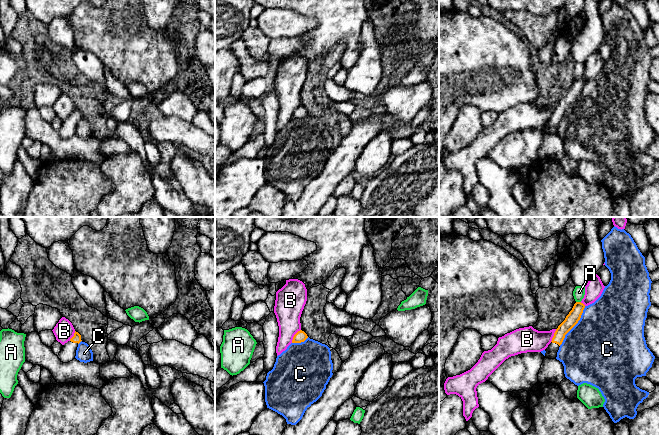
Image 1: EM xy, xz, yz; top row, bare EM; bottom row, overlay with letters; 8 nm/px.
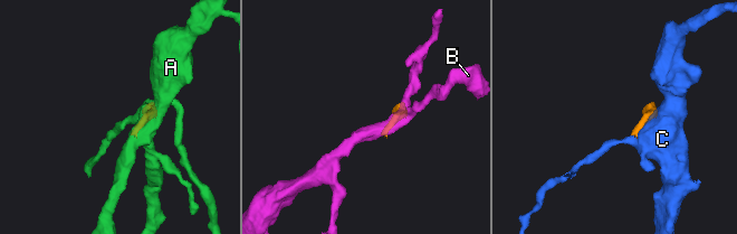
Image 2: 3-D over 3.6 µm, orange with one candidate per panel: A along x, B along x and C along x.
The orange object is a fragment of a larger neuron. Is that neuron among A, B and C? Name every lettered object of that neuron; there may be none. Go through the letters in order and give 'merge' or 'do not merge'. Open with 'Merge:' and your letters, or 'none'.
Merge: none
A: do not merge
B: do not merge
C: do not merge

